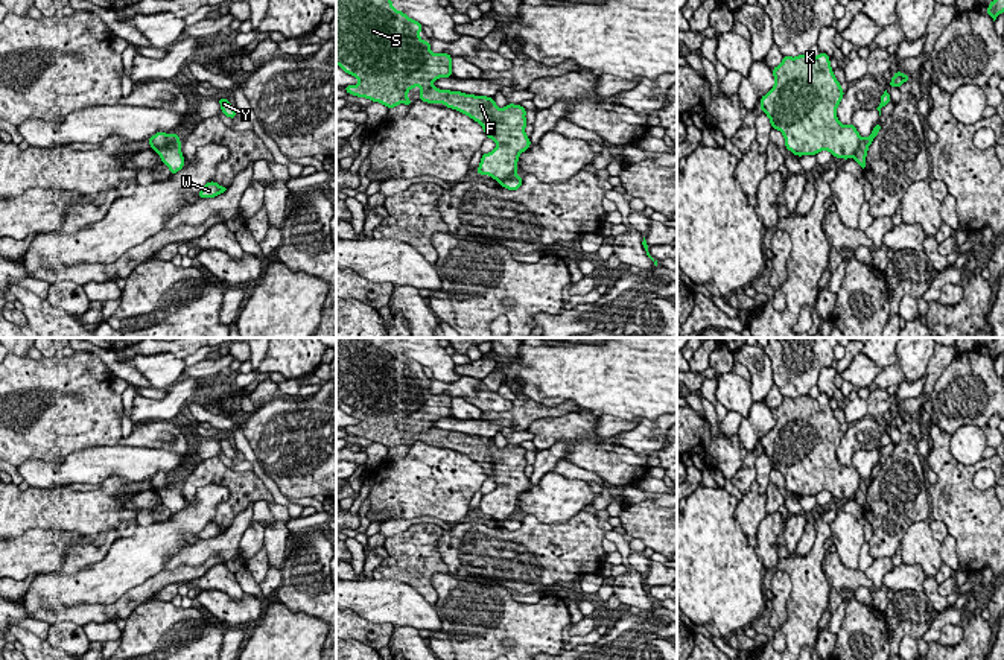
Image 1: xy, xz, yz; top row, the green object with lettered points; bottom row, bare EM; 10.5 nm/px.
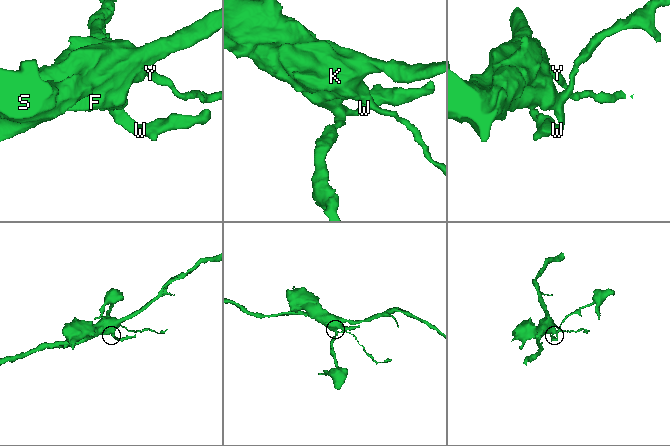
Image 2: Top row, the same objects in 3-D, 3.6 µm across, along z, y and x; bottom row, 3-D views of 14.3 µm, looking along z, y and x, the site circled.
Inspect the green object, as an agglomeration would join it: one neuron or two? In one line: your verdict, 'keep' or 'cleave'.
cleave

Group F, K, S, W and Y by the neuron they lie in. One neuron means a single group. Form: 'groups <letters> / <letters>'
groups F K S Y / W

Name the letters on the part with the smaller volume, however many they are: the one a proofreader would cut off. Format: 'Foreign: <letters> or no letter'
Foreign: W

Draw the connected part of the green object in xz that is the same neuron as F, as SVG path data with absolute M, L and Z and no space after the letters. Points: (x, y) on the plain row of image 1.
M336 338L336 405L347 414L357 418L357 426L347 426L348 435L379 443L388 449L399 444L412 446L408 432L420 427L420 441L427 444L443 444L447 449L458 450L478 462L487 479L497 487L482 494L476 514L490 516L502 522L516 516L519 496L531 487L525 474L526 450L522 446L508 444L499 449L493 438L465 435L461 432L440 430L432 426L438 418L452 417L452 398L447 394L432 394L431 382L420 379L423 366L409 359L402 351L392 348L389 338Z

